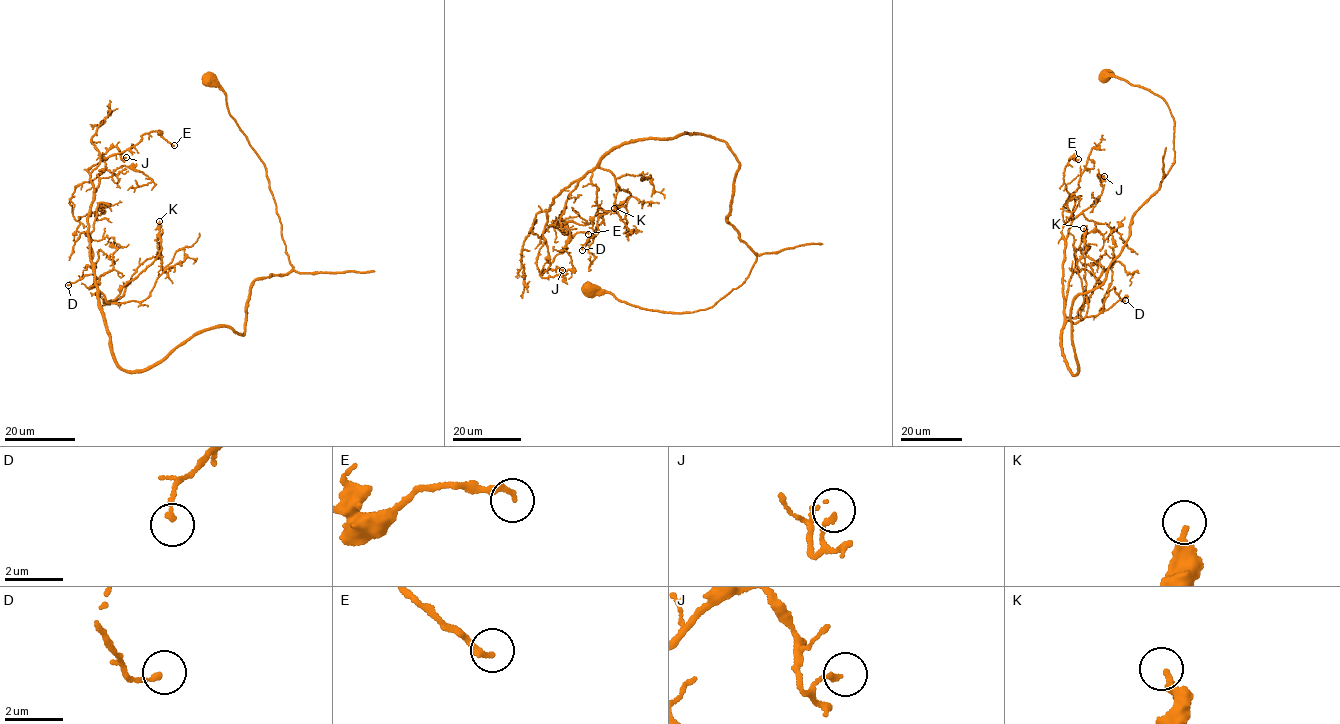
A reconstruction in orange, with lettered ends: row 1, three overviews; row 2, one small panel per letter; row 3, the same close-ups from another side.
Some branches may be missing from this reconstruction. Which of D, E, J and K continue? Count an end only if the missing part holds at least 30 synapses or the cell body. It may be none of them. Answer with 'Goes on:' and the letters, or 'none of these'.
Goes on: none of these

